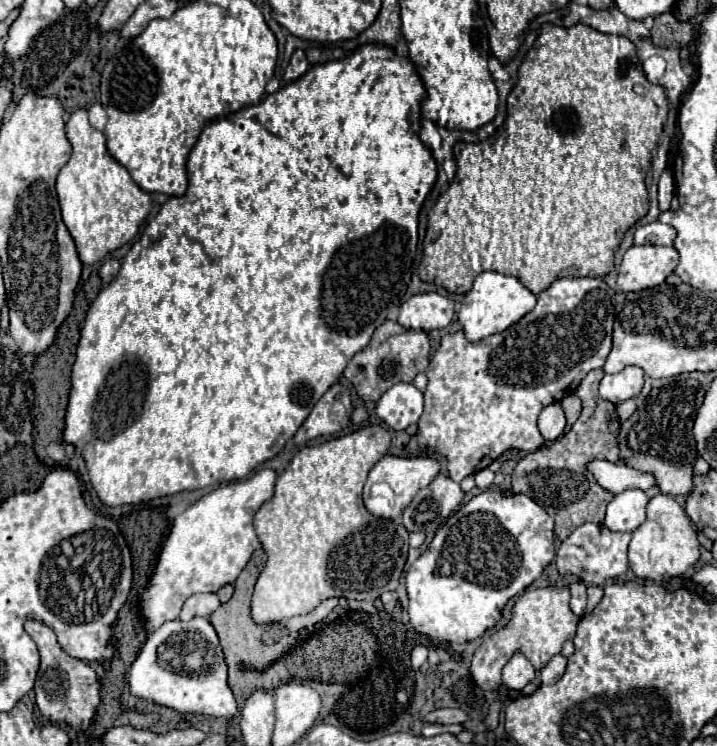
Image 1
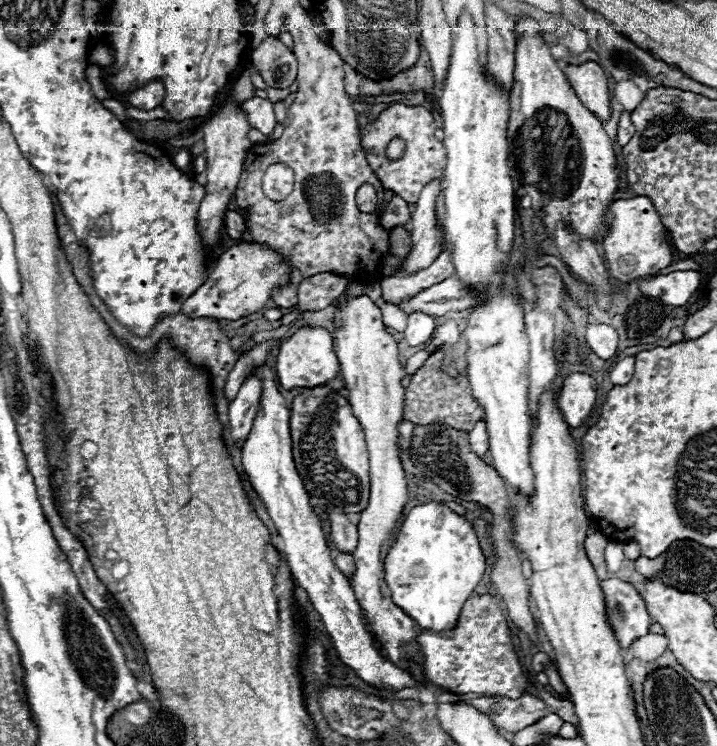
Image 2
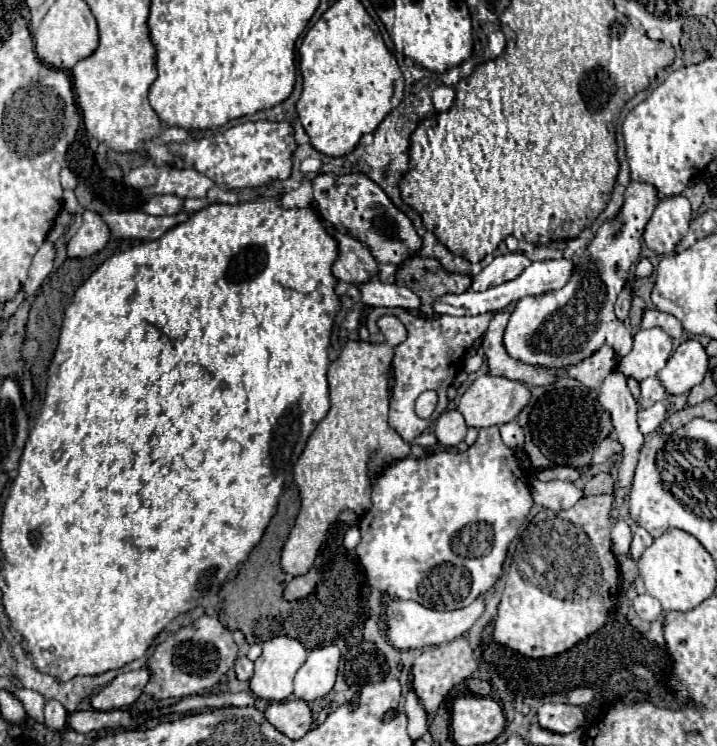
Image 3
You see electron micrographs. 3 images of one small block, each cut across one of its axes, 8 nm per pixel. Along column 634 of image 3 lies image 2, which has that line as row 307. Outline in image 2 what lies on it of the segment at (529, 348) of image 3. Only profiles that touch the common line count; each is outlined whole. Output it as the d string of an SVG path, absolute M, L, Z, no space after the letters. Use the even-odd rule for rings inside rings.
M240 242L238 246L228 248L220 256L208 280L182 304L182 314L192 318L208 316L234 320L264 310L270 300L270 290L288 280L286 270L288 268L280 264L280 256L270 252L266 246L258 246L254 242Z

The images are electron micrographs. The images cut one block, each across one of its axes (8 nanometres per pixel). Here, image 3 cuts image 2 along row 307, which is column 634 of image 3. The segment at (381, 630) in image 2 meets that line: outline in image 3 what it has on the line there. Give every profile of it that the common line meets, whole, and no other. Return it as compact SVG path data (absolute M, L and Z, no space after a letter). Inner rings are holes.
M662 328L638 330L632 352L620 360L618 368L624 376L632 376L640 382L648 376L656 376L666 366L672 350L672 338Z

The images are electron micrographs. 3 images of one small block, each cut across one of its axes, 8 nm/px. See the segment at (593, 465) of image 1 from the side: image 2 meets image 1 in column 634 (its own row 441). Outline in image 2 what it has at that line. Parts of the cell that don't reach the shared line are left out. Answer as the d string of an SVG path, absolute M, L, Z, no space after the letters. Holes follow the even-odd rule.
M478 420L470 430L470 446L478 456L484 456L488 452L488 430L482 420Z

